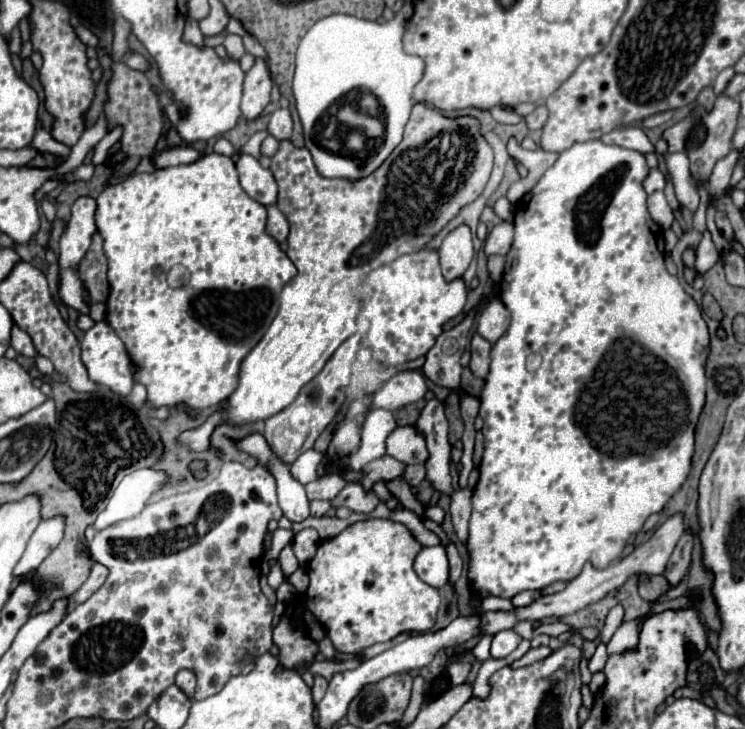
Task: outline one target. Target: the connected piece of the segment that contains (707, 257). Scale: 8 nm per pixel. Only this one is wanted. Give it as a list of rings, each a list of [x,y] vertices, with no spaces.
[[[704,232],[704,238],[702,242],[698,244],[698,250],[696,250],[696,262],[694,262],[694,268],[698,272],[708,272],[716,262],[720,260],[720,254],[716,252],[712,240],[710,240],[710,234]]]

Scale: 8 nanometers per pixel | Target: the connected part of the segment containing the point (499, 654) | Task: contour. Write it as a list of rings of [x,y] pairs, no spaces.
[[[502,630],[494,636],[492,640],[492,656],[494,658],[504,658],[510,652],[516,650],[516,646],[522,642],[522,638],[514,630]]]

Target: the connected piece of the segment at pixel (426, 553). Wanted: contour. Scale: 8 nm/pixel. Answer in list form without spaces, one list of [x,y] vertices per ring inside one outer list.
[[[424,546],[416,560],[414,572],[430,586],[442,588],[448,582],[448,558],[444,546]]]

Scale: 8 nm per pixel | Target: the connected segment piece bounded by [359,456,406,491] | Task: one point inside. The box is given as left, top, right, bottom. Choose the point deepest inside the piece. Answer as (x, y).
(381, 470)

